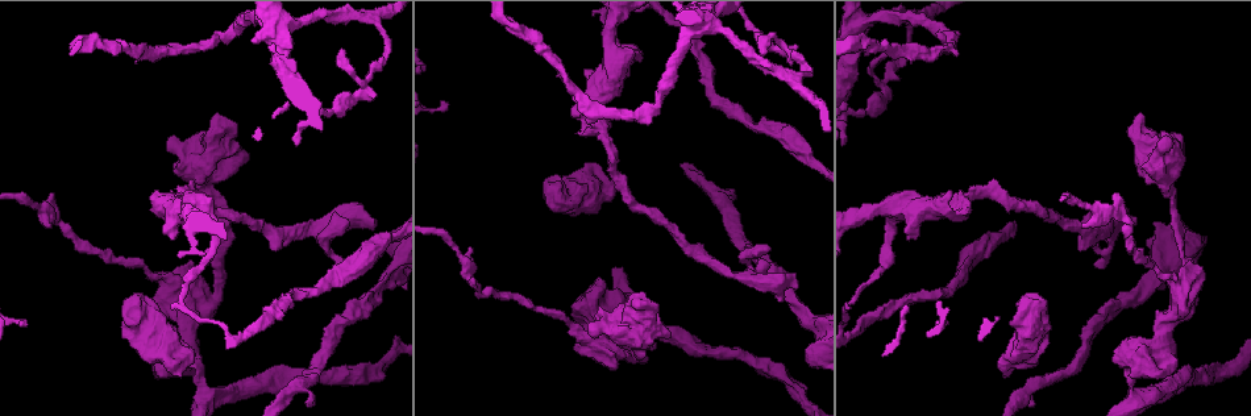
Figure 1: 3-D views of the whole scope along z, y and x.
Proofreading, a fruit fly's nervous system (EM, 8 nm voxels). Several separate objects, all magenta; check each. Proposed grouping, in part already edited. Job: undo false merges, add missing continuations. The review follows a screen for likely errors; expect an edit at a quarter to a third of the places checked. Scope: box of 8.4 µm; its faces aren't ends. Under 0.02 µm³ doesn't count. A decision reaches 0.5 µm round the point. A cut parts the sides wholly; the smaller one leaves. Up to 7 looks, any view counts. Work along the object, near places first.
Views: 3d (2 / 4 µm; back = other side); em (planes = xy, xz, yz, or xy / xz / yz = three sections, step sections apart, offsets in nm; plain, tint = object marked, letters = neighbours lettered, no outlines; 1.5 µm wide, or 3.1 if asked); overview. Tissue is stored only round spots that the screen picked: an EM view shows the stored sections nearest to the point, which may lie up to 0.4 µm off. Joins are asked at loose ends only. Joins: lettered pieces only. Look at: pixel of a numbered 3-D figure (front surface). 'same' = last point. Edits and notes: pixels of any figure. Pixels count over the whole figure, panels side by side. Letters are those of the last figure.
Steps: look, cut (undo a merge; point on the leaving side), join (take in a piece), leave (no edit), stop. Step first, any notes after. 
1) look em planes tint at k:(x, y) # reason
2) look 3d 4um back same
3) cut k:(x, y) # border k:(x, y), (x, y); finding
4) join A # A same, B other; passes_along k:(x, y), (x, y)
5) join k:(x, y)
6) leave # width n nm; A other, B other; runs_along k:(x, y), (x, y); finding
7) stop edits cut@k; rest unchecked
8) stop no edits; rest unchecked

look 3d 4um at 1:(596, 314)

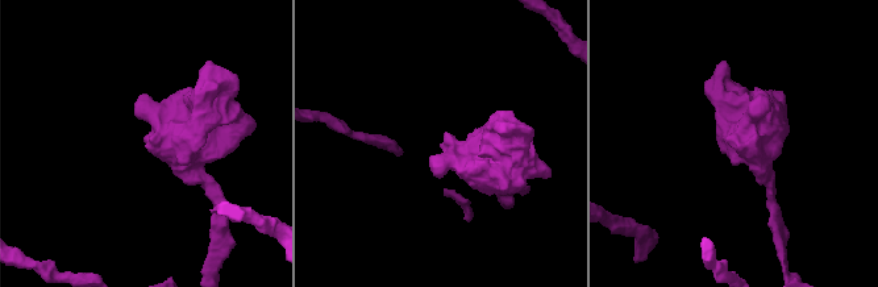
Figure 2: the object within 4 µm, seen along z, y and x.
look em xz step 8 tint at 2:(146, 146)

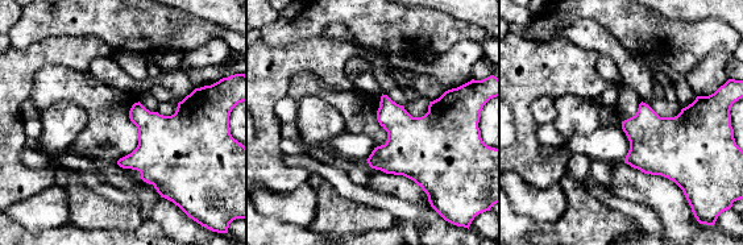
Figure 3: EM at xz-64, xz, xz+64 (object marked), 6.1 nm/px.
look em xz step 8 letters same # see the neighbours

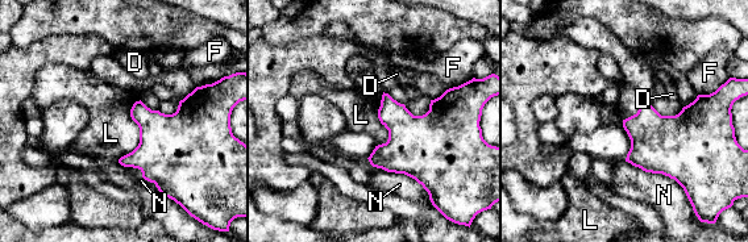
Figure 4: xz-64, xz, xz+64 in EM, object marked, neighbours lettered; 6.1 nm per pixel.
leave # longest_contact N 440 nm; D other, F other, L other, N other; none of them fits

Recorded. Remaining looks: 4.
look 3d 2um at 1:(554, 190) # free end

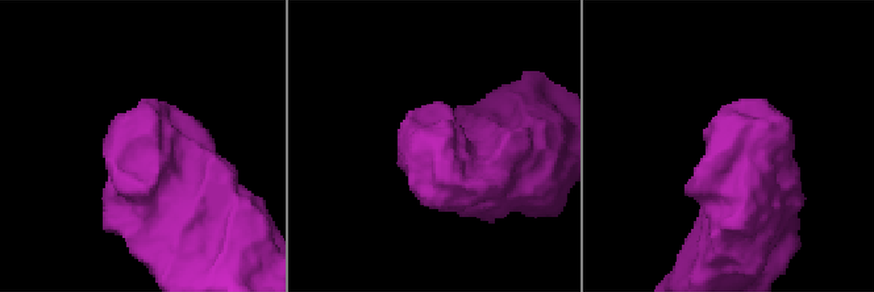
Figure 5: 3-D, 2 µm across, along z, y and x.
look em xz step 8 tint at 5:(149, 105)

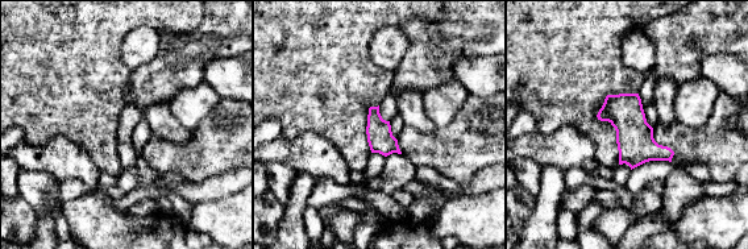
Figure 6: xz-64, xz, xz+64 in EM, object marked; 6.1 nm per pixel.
look em planes letters same

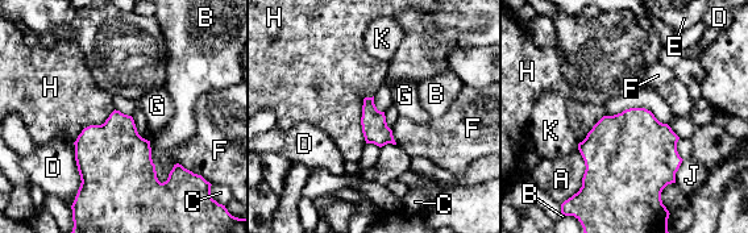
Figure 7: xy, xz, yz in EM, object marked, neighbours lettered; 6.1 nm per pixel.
leave # A other, B other, C other, D other, E other, F other, G other, H other, J other, K other; border 7:(373, 95), (361, 109), (366, 142); no lettered piece goes on from it

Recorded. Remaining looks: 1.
stop no edits; rest unchecked

